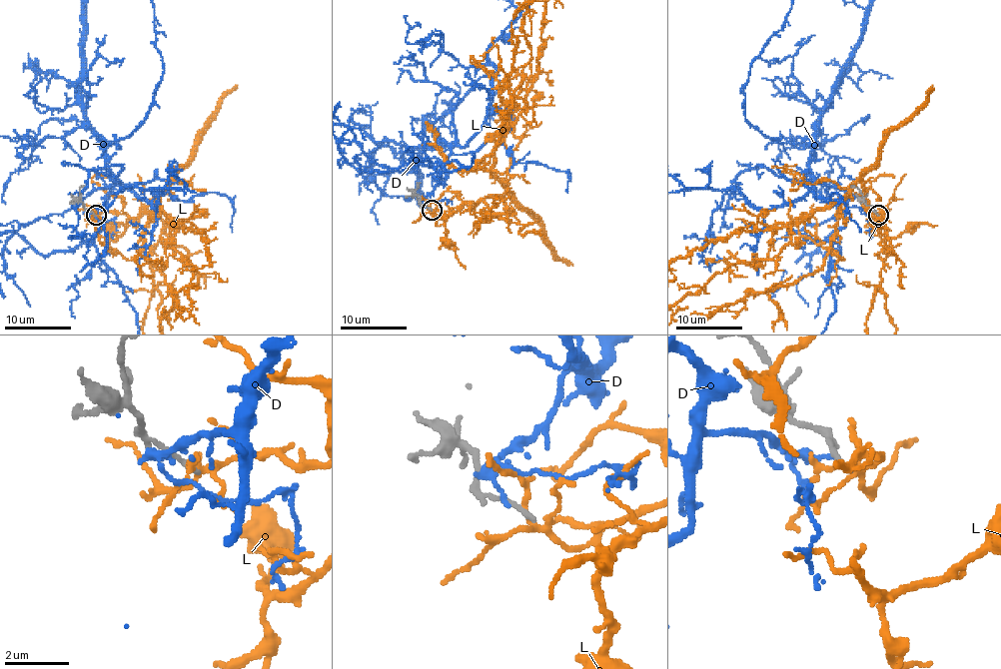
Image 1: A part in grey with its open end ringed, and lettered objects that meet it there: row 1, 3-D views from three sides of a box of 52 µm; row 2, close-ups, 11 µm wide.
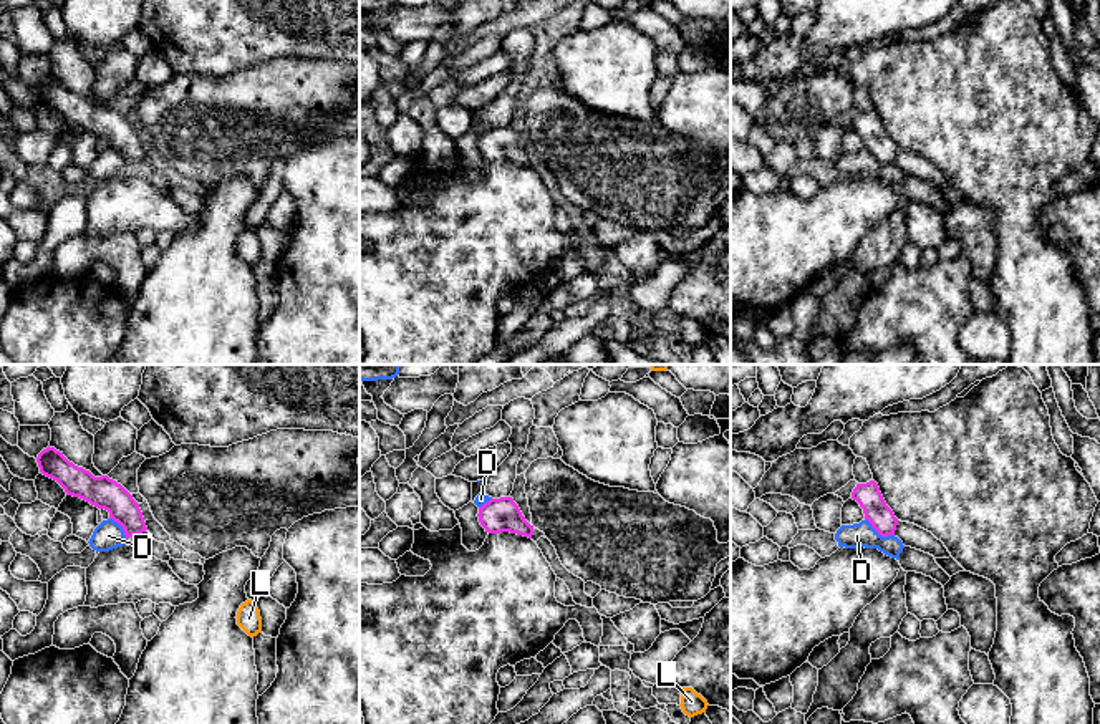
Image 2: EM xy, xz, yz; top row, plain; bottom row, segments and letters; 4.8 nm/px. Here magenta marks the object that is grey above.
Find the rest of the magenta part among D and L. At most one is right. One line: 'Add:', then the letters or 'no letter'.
Add: no letter

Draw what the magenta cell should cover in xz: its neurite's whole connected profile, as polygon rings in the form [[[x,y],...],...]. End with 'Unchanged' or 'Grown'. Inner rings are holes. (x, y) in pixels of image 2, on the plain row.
[[[512,126],[490,128],[479,136],[479,151],[489,162],[510,161],[532,167],[533,154],[522,144]]]. Unchanged

